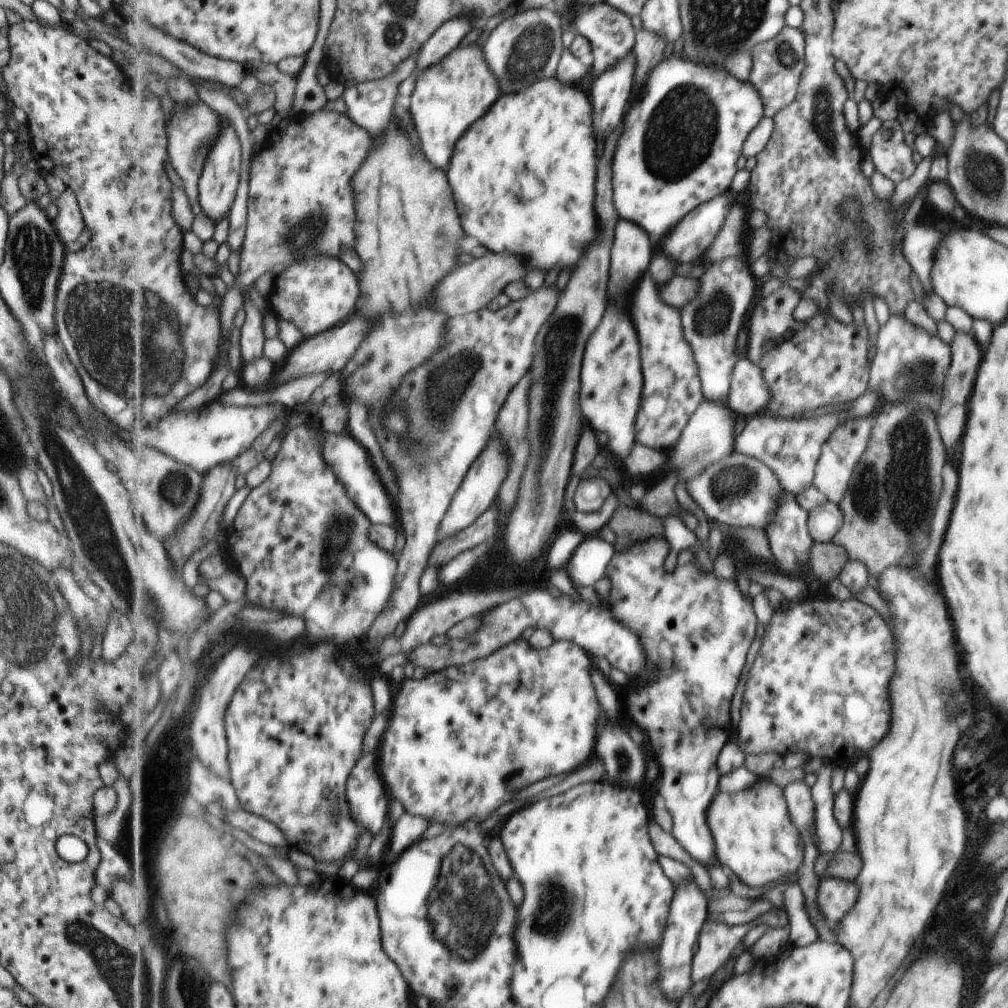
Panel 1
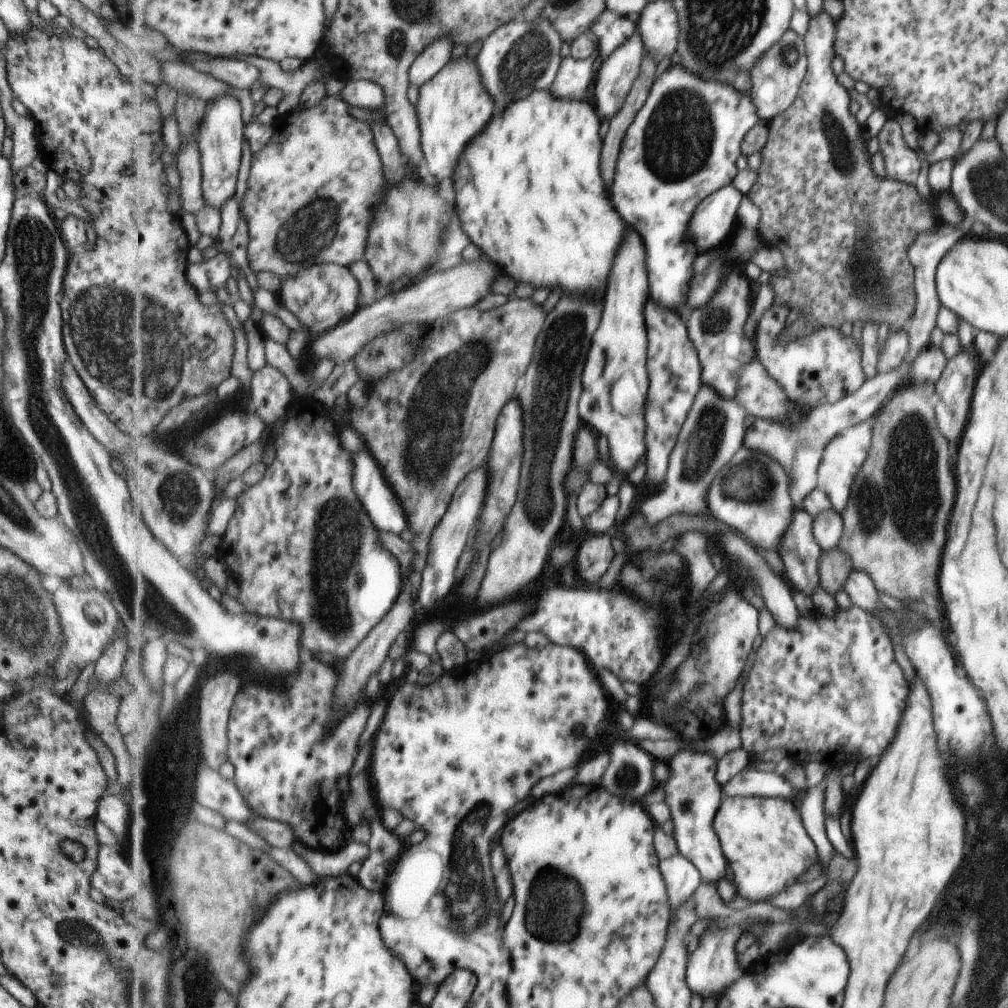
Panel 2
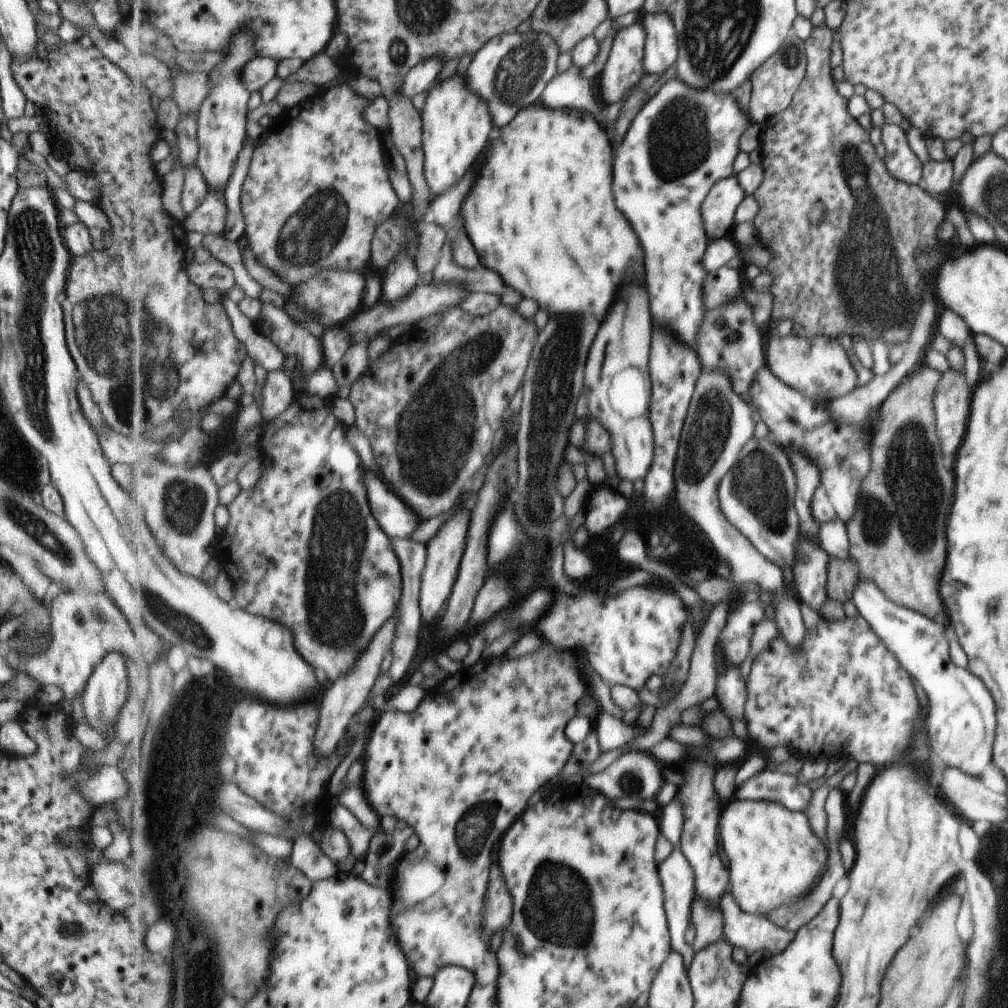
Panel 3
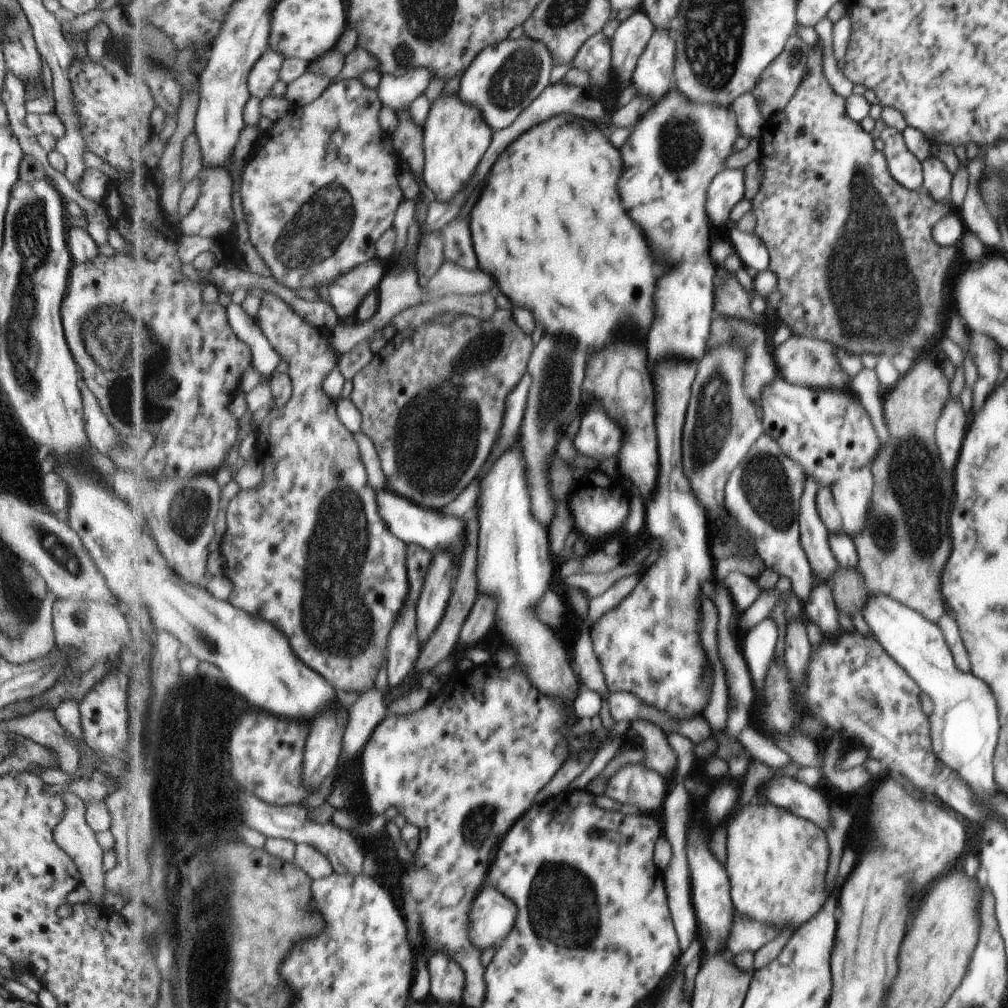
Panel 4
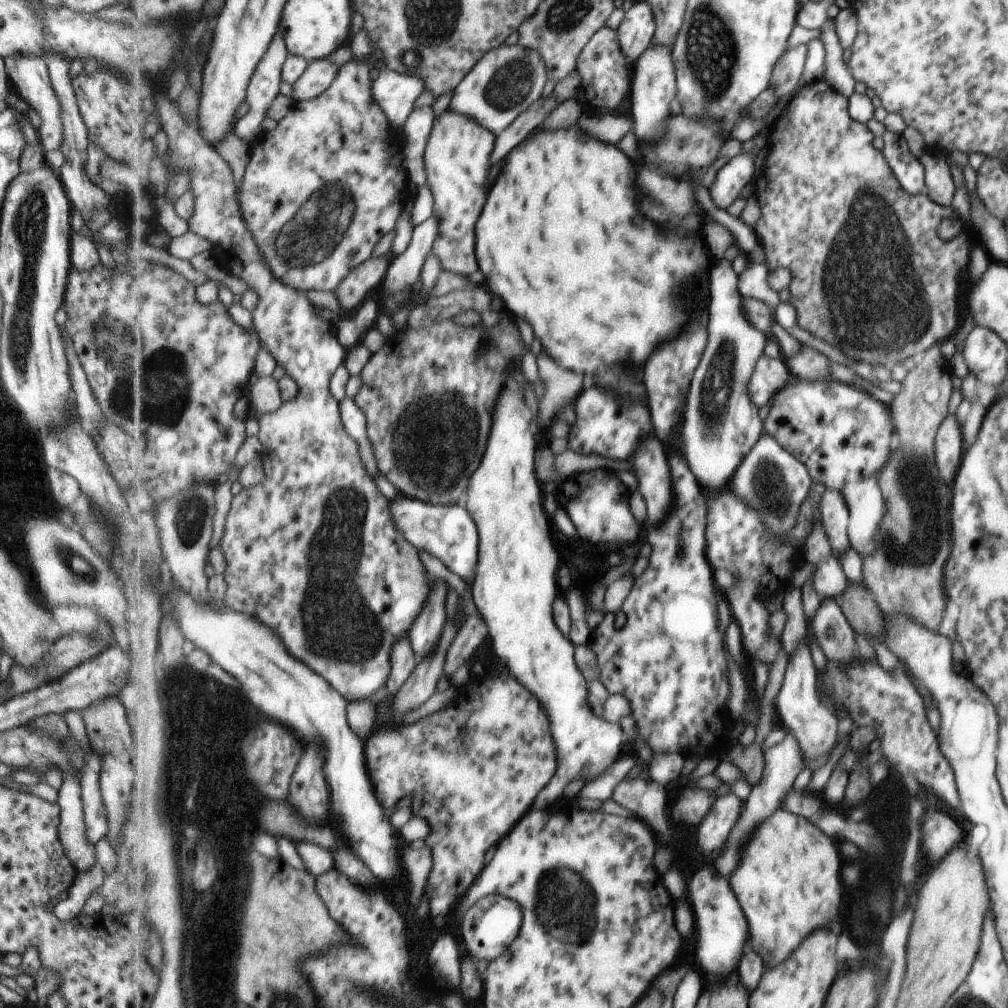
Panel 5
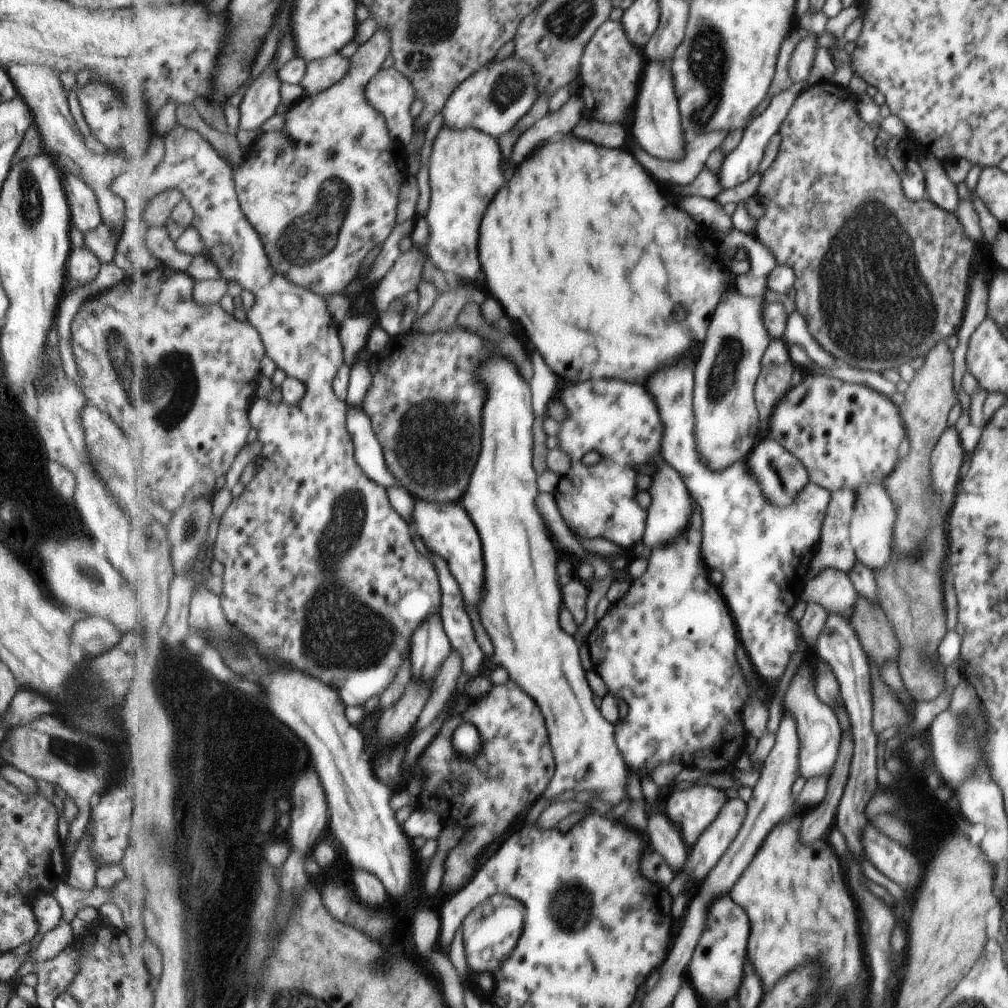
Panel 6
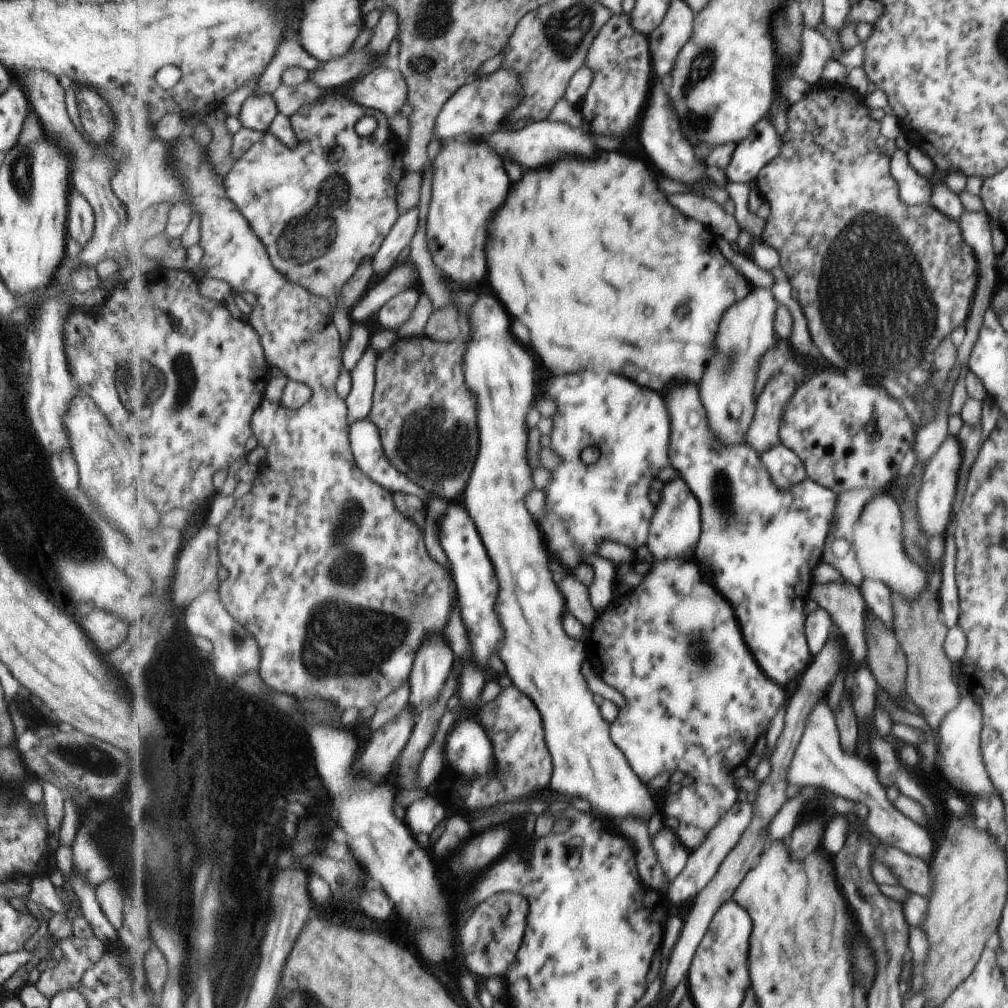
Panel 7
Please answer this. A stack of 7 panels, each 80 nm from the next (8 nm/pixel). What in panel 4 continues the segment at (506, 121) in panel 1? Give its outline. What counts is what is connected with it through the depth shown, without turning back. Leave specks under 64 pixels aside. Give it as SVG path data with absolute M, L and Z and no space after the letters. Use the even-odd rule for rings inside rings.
M563 113L561 116L552 116L548 121L540 122L535 125L533 130L525 132L519 140L515 140L501 156L497 166L491 168L487 182L485 182L485 190L481 192L473 212L470 211L469 218L471 222L471 230L473 230L473 240L477 246L477 256L481 258L481 268L487 270L497 278L501 292L505 286L505 294L513 300L513 304L517 306L527 306L535 312L535 318L539 324L545 326L545 330L549 334L563 334L563 332L573 332L577 334L577 338L581 338L581 342L585 342L585 346L589 346L589 352L599 350L607 338L611 338L617 330L625 328L625 326L635 326L641 334L647 334L655 316L655 304L653 304L653 294L655 294L655 286L657 280L661 278L661 274L665 272L663 266L659 266L655 262L655 258L651 256L649 244L643 238L643 232L639 230L639 226L635 226L635 222L629 218L627 210L621 204L621 194L617 192L617 182L621 176L621 152L611 144L611 140L591 122L587 122L585 117L579 117L571 113Z

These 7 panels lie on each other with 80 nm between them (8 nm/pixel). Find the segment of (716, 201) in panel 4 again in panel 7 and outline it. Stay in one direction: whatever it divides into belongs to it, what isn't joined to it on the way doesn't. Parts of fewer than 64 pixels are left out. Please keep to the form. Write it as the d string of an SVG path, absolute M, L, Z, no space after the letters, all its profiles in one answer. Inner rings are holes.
M763 117L753 132L738 144L731 162L724 170L727 182L757 179L761 169L782 151L782 137L775 131L773 121Z

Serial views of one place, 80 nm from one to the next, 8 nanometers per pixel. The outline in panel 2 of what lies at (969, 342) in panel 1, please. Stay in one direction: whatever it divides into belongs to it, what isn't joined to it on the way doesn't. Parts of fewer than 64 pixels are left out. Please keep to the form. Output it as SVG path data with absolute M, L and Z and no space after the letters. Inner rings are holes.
M960 346L957 354L947 360L947 368L934 384L933 391L939 396L934 406L936 425L949 442L961 434L963 420L967 418L975 368L971 354Z

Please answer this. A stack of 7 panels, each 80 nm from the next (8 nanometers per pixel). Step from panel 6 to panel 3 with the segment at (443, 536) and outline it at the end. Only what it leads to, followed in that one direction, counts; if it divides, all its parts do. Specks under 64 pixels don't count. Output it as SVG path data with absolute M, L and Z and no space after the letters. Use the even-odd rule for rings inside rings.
M365 468L364 482L369 488L368 499L373 506L373 514L377 514L377 520L381 526L385 526L385 532L391 538L409 538L419 526L419 516L395 492L389 490L381 476L373 470Z

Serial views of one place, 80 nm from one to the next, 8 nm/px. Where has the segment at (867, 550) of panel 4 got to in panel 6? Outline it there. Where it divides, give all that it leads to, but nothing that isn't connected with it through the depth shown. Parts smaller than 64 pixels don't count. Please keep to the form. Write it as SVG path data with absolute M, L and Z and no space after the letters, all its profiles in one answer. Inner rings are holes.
M939 342L929 350L923 358L923 364L908 383L903 393L905 402L901 404L901 422L905 426L905 434L909 434L909 454L893 466L893 472L884 478L882 488L895 508L893 522L893 538L891 538L891 558L885 568L872 572L877 584L878 606L893 630L895 639L899 642L899 676L903 686L910 693L913 702L935 700L944 688L945 668L941 668L935 650L944 639L946 632L944 618L944 596L941 592L943 581L943 563L947 555L947 540L943 534L943 516L941 516L941 500L931 490L929 480L929 454L936 444L941 432L946 428L949 410L957 402L953 394L952 384L952 353L945 342Z

